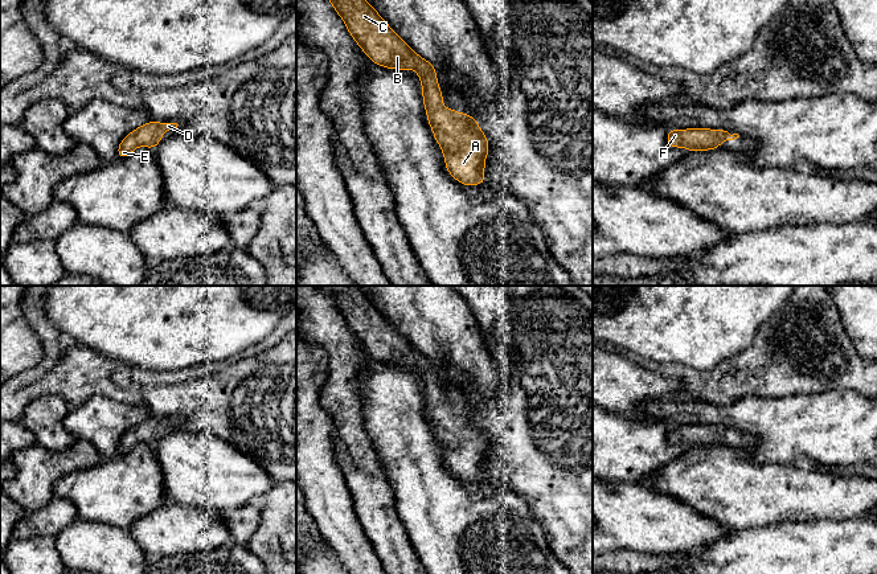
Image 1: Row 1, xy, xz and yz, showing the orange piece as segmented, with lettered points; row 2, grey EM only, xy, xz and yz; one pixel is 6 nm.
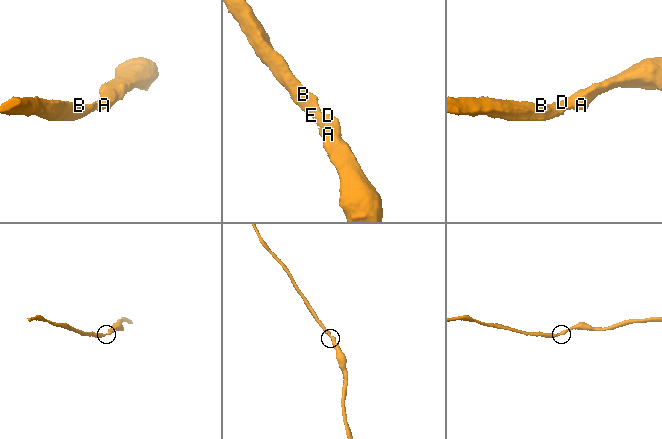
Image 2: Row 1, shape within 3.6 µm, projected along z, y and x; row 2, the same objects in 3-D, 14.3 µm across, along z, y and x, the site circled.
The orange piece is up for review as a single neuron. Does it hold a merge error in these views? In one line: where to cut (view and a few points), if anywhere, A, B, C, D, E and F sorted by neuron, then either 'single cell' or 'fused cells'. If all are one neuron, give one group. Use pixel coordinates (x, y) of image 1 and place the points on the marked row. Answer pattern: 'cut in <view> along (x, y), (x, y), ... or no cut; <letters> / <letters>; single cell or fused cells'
no cut; A B C D E F; single cell

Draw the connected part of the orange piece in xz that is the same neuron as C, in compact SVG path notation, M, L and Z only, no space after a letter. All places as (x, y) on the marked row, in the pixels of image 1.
M329 0L344 20L349 33L377 65L389 69L415 69L423 86L427 122L440 145L446 168L463 185L485 184L484 161L487 136L476 119L451 108L442 108L443 97L435 67L415 54L366 3L366 0Z

